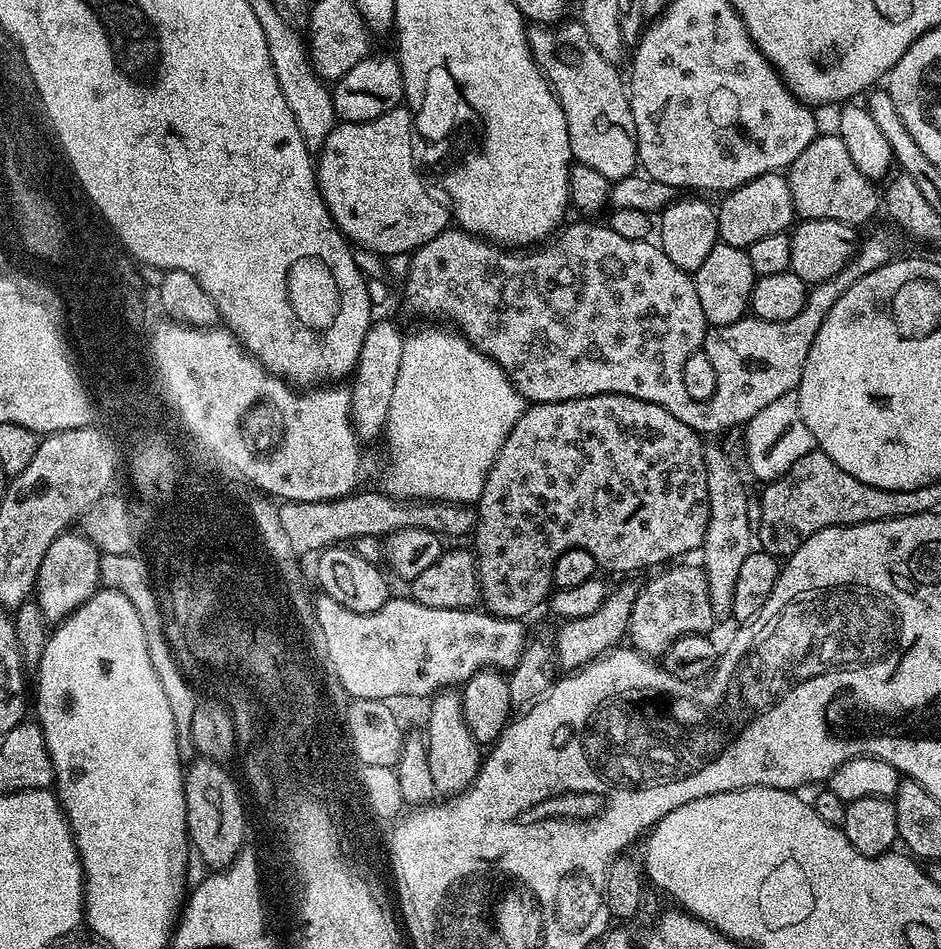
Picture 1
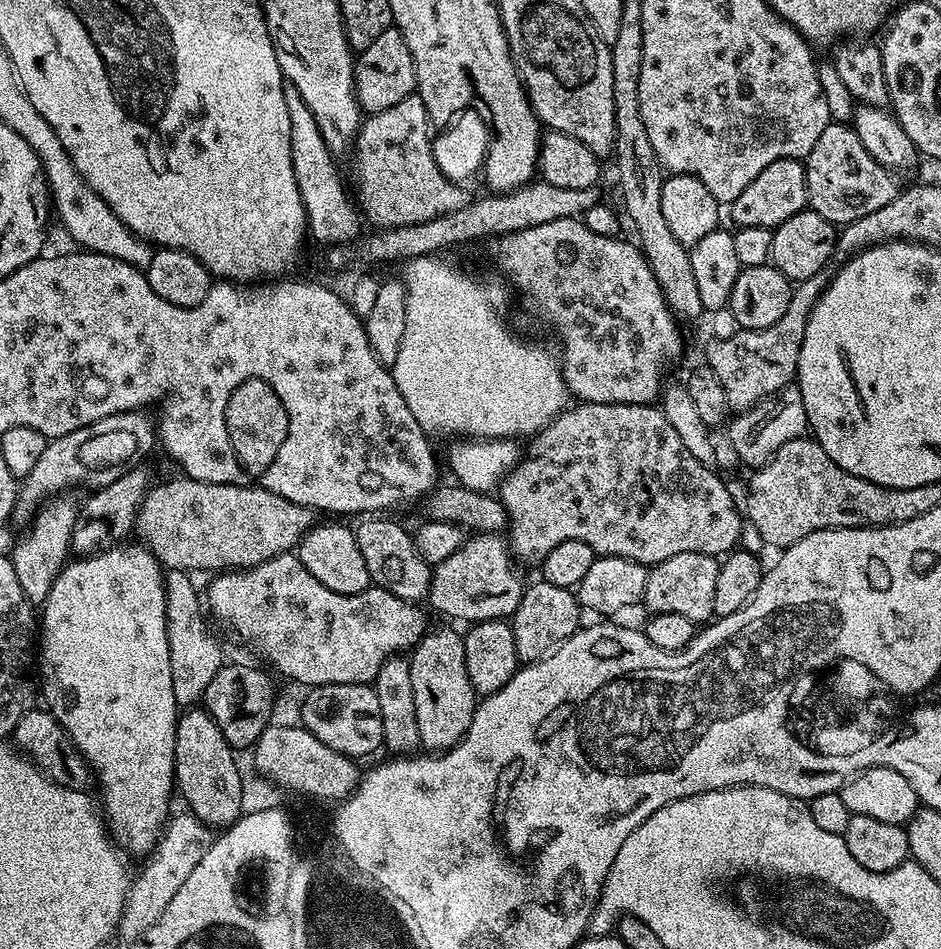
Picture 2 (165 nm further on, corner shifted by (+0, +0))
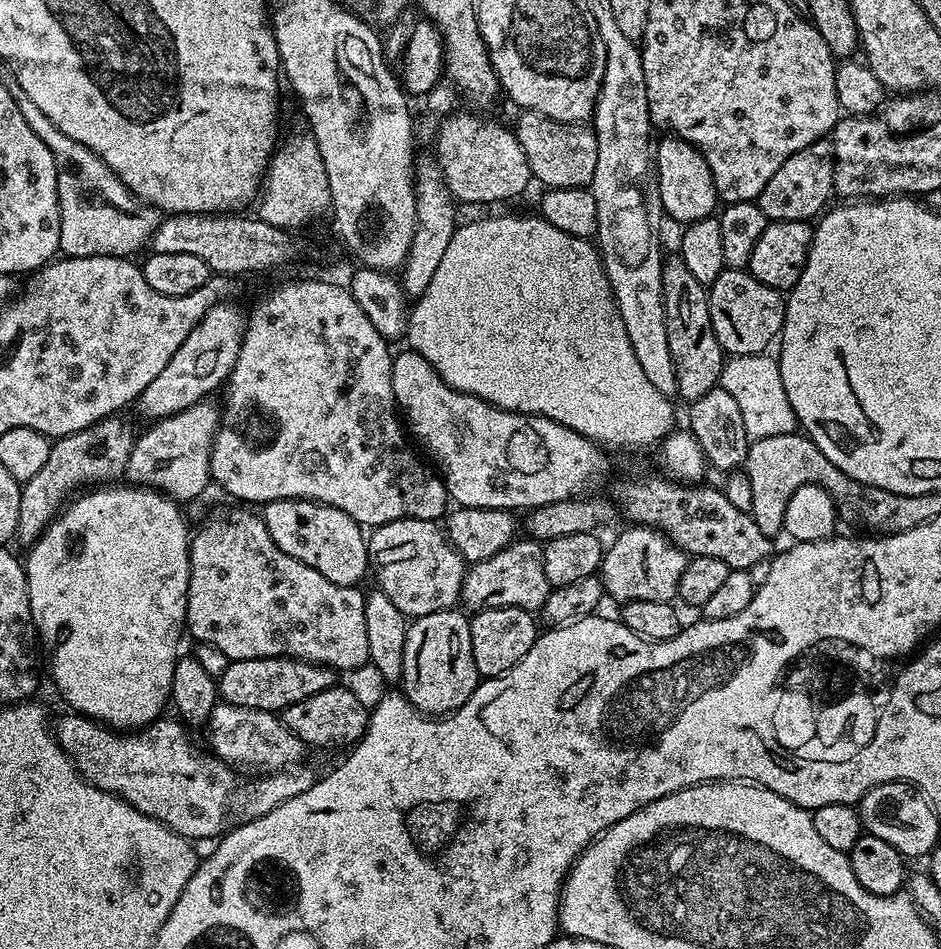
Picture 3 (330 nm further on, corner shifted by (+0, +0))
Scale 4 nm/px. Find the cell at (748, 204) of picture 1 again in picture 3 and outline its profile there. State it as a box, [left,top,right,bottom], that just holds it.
[758,147,833,221]

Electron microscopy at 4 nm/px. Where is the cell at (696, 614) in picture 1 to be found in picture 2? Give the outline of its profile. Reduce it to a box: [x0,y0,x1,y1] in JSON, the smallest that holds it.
[643,552,719,622]

